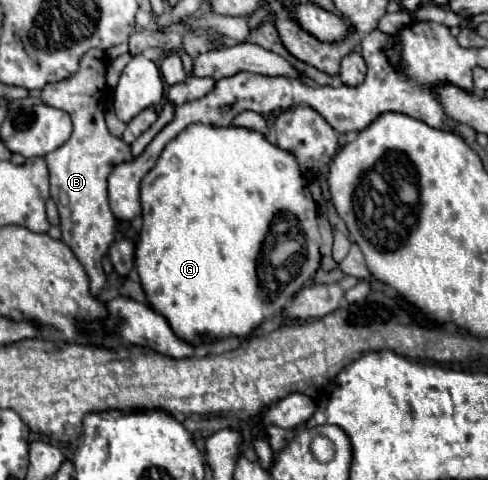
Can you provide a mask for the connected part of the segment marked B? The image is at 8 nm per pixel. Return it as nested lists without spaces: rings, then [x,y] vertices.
[[[89,51],[89,55],[81,59],[77,75],[63,79],[61,83],[49,83],[41,91],[41,99],[45,105],[67,111],[73,121],[73,133],[69,141],[63,143],[57,151],[45,155],[45,163],[51,179],[51,199],[57,203],[61,217],[61,239],[71,247],[79,263],[85,267],[91,295],[99,297],[107,279],[103,271],[101,281],[101,261],[117,233],[117,217],[113,215],[107,201],[107,179],[113,167],[133,159],[131,147],[125,141],[113,137],[105,125],[105,51]]]

